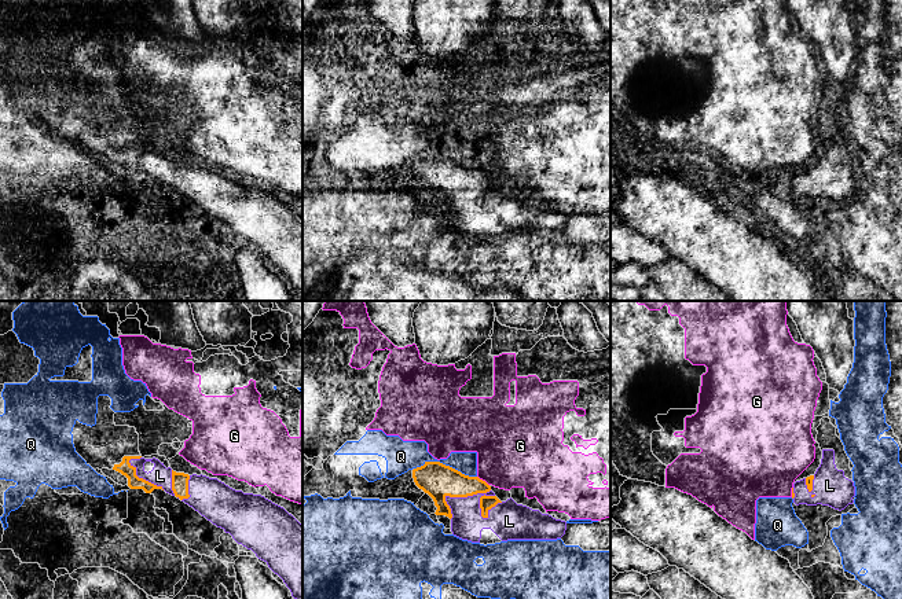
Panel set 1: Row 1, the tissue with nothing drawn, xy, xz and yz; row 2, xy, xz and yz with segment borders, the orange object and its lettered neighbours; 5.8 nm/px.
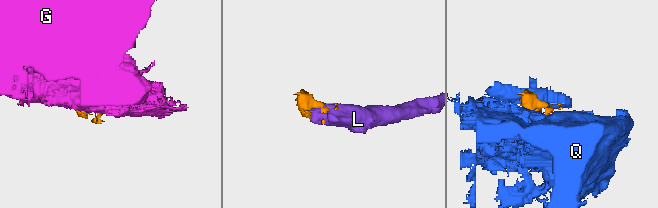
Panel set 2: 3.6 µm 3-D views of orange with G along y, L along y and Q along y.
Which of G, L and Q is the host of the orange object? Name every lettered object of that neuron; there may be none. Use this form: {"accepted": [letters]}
{"accepted": ["L"]}

